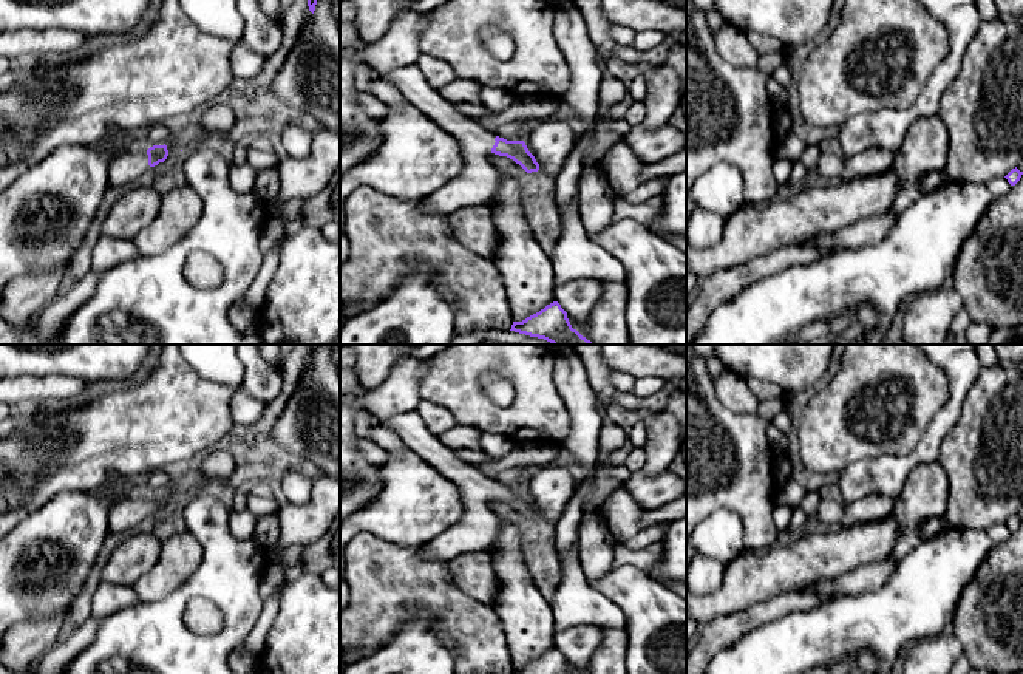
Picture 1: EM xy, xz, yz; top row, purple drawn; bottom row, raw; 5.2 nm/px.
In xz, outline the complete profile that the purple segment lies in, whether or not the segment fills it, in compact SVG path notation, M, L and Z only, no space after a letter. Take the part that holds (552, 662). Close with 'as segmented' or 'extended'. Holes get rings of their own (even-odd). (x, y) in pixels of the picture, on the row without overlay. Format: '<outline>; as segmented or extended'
M553 648L525 666L513 668L512 674L572 674L572 671L561 651Z; as segmented

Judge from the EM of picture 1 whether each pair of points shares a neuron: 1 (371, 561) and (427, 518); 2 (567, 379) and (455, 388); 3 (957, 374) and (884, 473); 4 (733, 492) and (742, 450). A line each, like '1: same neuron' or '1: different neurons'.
1: different neurons
2: different neurons
3: same neuron
4: same neuron

